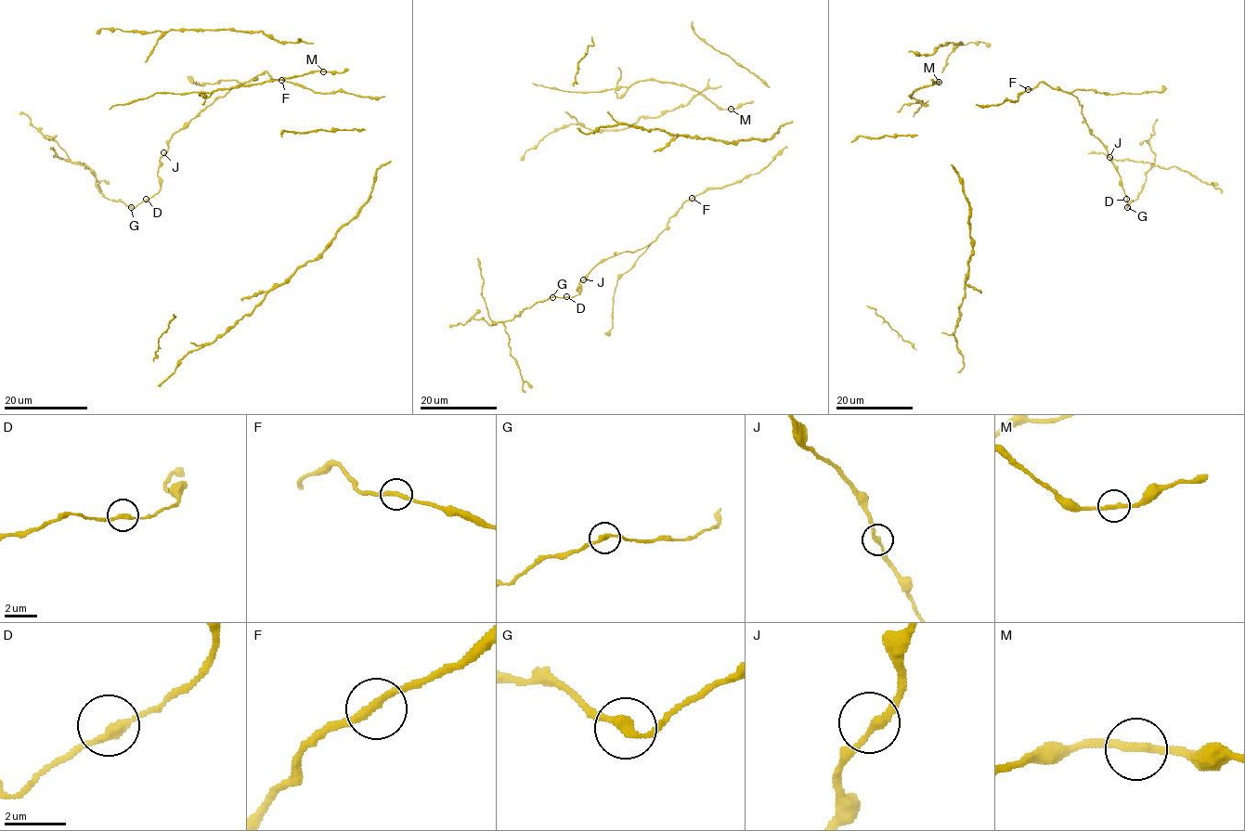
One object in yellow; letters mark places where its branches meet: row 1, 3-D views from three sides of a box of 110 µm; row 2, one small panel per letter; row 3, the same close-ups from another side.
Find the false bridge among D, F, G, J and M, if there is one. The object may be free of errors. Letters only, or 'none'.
G

